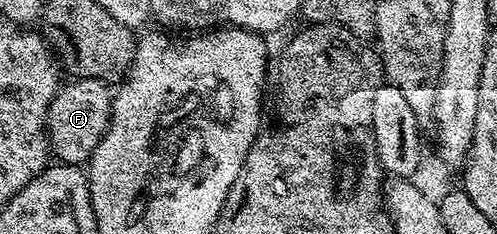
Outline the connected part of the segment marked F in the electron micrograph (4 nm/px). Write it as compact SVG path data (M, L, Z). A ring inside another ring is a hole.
M80 77L72 80L70 83L72 85L64 84L59 92L55 94L51 110L47 112L47 128L54 156L64 165L82 166L84 163L90 162L97 143L107 134L107 128L111 122L113 89L106 81L98 81L88 77Z

